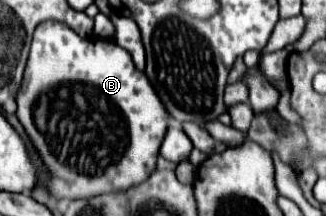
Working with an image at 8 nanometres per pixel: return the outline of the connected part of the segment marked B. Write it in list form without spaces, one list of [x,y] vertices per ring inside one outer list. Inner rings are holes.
[[[44,21],[36,27],[16,103],[20,123],[52,173],[50,193],[58,199],[86,199],[108,191],[124,191],[148,179],[156,167],[156,155],[170,119],[146,75],[136,71],[128,51],[114,39],[82,39],[58,21]]]

